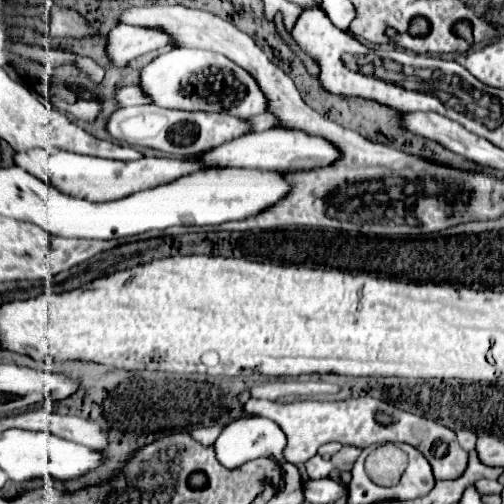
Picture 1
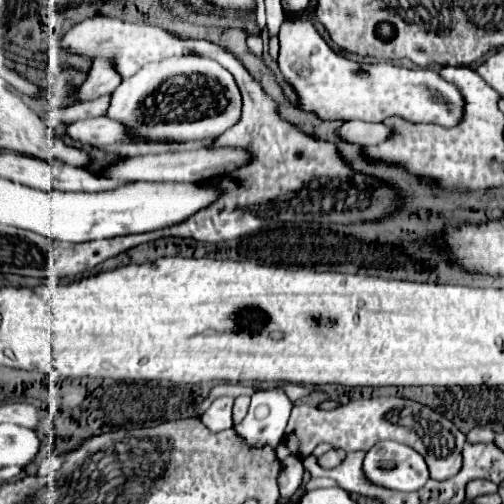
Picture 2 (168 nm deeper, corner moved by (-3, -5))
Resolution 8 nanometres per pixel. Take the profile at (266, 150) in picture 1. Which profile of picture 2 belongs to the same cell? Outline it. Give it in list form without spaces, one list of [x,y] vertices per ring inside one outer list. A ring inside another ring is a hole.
[[[200,147],[196,151],[180,151],[180,153],[160,153],[160,155],[136,155],[136,157],[120,157],[118,161],[106,165],[98,175],[106,175],[110,179],[124,179],[130,183],[136,181],[172,181],[172,183],[196,183],[218,173],[228,173],[242,167],[246,159],[246,151],[240,149],[208,149]]]

